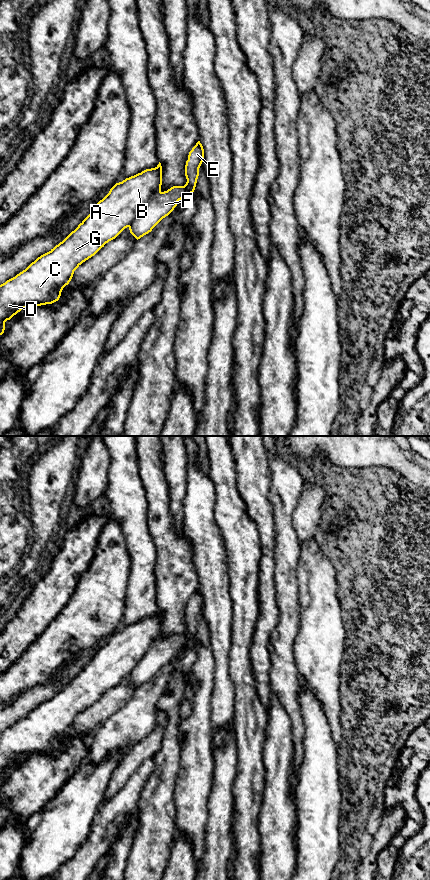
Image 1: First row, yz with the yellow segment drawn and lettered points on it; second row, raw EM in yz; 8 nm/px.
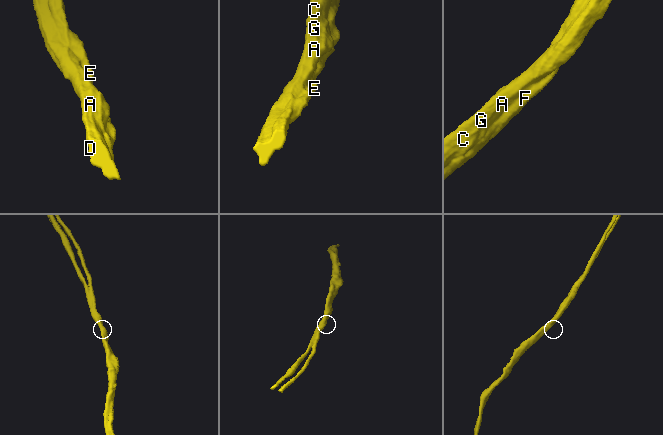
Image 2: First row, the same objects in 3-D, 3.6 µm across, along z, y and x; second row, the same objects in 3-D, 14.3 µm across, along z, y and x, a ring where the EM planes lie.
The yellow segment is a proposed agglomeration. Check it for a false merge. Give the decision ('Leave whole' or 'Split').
Split

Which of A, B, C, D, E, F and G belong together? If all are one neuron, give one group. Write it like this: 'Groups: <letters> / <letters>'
Groups: A B C D G / E F

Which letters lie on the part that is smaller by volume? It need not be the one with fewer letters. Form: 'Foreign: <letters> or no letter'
Foreign: E, F

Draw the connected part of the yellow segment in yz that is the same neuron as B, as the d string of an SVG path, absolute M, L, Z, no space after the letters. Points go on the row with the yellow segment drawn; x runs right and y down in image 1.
M161 163L151 169L116 183L92 212L62 242L38 257L25 270L0 285L0 335L5 322L22 309L52 304L59 300L63 288L71 281L74 271L94 256L106 243L129 227L152 197L161 192Z

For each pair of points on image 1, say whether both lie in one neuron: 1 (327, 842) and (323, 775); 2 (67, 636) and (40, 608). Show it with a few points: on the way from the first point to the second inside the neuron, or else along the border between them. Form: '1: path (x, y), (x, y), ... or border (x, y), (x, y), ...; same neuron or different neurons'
1: path (323, 825), (323, 792); same neuron
2: border (67, 602), (56, 618), (37, 638); different neurons

